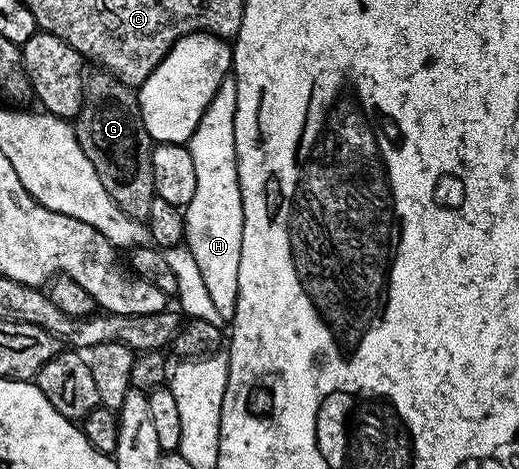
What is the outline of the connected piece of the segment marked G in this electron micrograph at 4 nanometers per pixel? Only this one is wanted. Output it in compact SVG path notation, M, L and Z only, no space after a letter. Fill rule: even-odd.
M95 71L86 78L83 86L83 106L79 114L73 118L73 128L77 135L77 143L81 143L81 151L89 155L89 163L93 163L93 171L97 171L97 179L101 179L105 191L134 221L146 222L149 206L155 198L155 184L153 183L153 142L149 131L145 131L145 123L141 119L139 99L136 90L130 85L121 83L113 74L106 71Z

